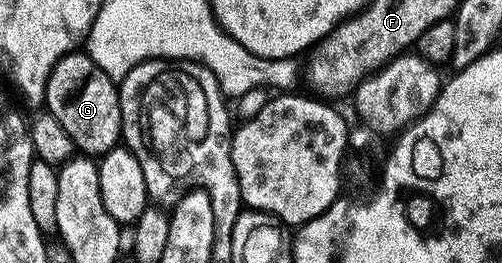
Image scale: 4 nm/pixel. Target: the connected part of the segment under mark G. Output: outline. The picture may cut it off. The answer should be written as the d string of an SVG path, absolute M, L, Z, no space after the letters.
M68 52L51 70L45 87L44 107L54 116L82 153L100 158L121 140L121 94L114 77L108 76L88 54Z

